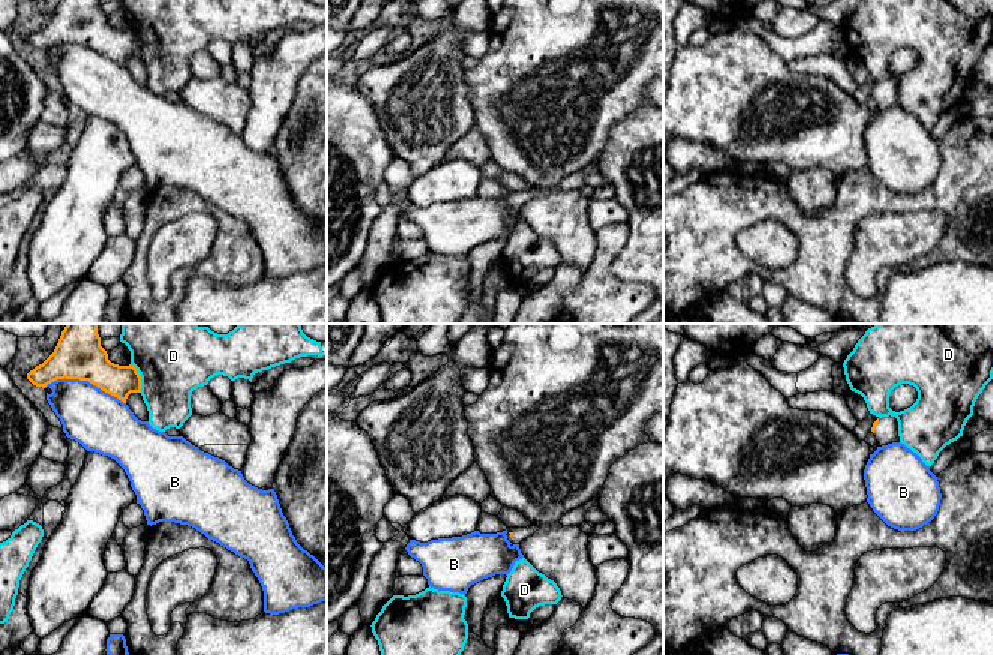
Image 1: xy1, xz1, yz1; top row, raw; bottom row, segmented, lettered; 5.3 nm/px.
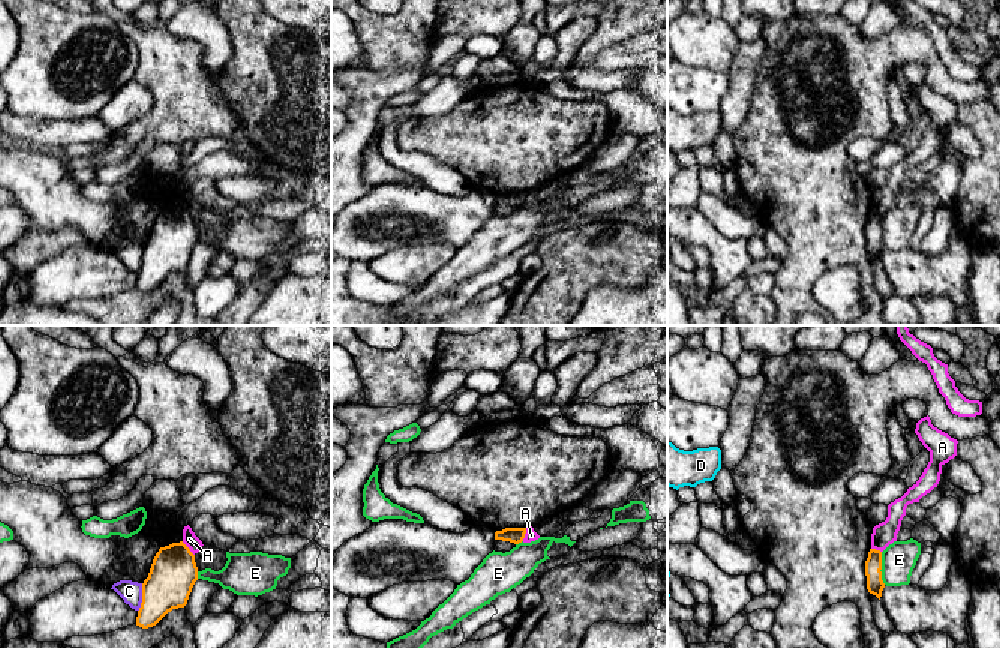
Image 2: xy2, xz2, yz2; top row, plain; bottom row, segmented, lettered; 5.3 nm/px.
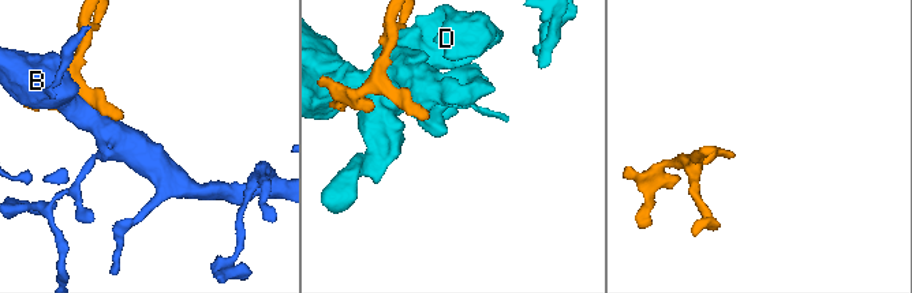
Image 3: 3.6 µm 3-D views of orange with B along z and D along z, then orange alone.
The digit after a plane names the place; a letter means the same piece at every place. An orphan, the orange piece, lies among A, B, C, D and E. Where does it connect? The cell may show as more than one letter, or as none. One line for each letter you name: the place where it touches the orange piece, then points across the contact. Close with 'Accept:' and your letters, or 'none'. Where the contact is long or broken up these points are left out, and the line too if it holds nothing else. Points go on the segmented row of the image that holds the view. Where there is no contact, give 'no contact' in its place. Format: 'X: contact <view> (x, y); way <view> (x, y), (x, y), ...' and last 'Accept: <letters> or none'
Accept: none

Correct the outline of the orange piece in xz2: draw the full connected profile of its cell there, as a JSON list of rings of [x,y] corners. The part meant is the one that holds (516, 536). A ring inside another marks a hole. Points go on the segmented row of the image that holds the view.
[[[505,528],[495,532],[495,540],[510,542],[519,544],[523,542],[526,528]]]

